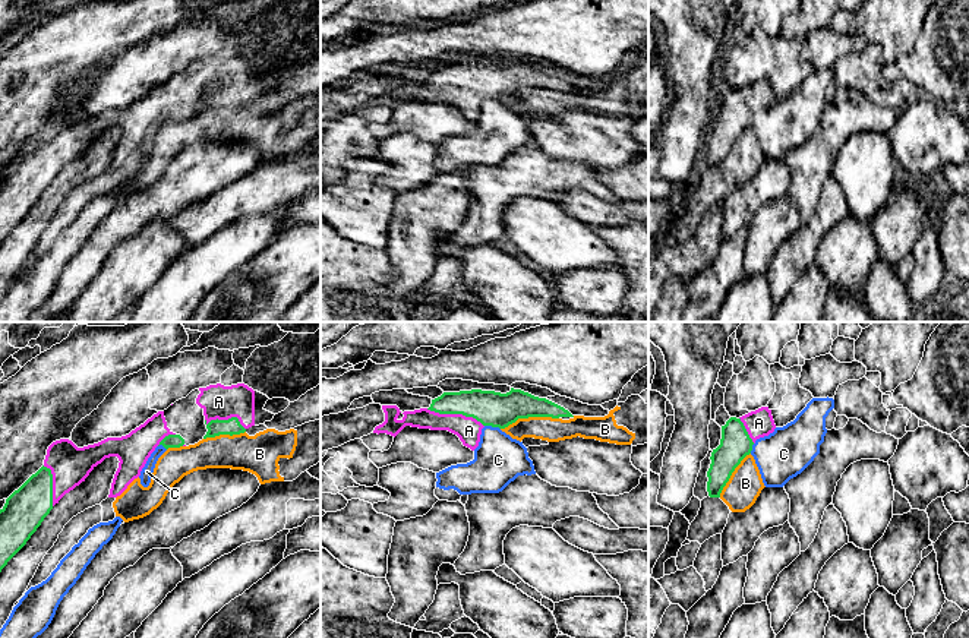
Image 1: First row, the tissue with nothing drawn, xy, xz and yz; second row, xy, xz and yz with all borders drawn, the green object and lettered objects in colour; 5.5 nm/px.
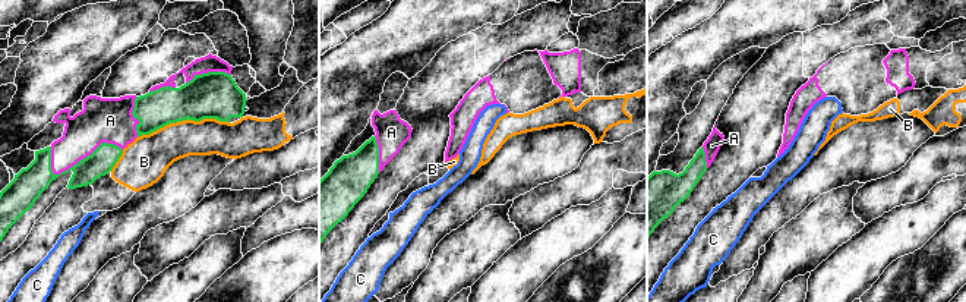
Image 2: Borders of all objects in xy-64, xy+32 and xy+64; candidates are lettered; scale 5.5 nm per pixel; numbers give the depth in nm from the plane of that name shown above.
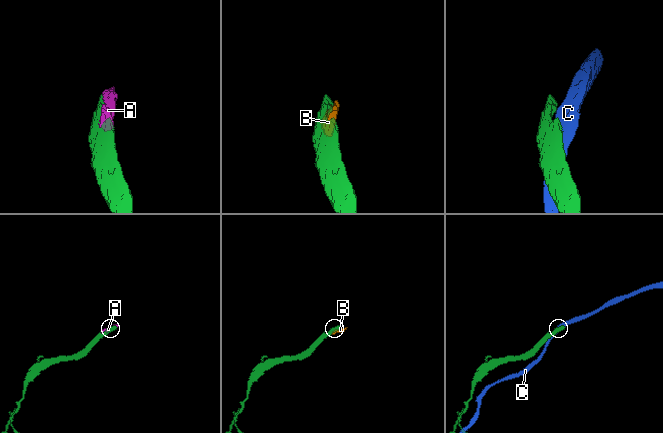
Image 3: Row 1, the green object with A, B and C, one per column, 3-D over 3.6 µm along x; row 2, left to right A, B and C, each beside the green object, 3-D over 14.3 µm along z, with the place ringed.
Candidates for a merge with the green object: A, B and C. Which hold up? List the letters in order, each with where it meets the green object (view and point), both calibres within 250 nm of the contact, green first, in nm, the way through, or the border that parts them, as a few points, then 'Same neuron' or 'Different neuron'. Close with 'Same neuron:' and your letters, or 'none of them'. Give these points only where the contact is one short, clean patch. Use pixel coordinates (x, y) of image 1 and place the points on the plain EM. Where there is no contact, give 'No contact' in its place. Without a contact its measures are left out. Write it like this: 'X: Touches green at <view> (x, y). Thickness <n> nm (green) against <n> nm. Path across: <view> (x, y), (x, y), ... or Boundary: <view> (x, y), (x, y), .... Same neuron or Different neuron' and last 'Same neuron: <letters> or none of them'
A: Touches green at xz (455, 85). Thickness 190 nm (green) against 140 nm. Same neuron
B: Touches green at xz (529, 88). Thickness 190 nm (green) against 130 nm. Different neuron
C: Touches green at xz (492, 98). Thickness 190 nm (green) against 280 nm. Boundary: xz (485, 97), (499, 101). Different neuron
Same neuron: A

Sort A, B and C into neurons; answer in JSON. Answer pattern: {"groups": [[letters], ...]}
{"groups": [["A"], ["B"], ["C"]]}

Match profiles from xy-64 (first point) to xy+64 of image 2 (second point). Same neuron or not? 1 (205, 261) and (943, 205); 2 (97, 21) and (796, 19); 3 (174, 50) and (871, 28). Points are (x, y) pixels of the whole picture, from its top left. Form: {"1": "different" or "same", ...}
{"1": "same", "2": "same", "3": "same"}

